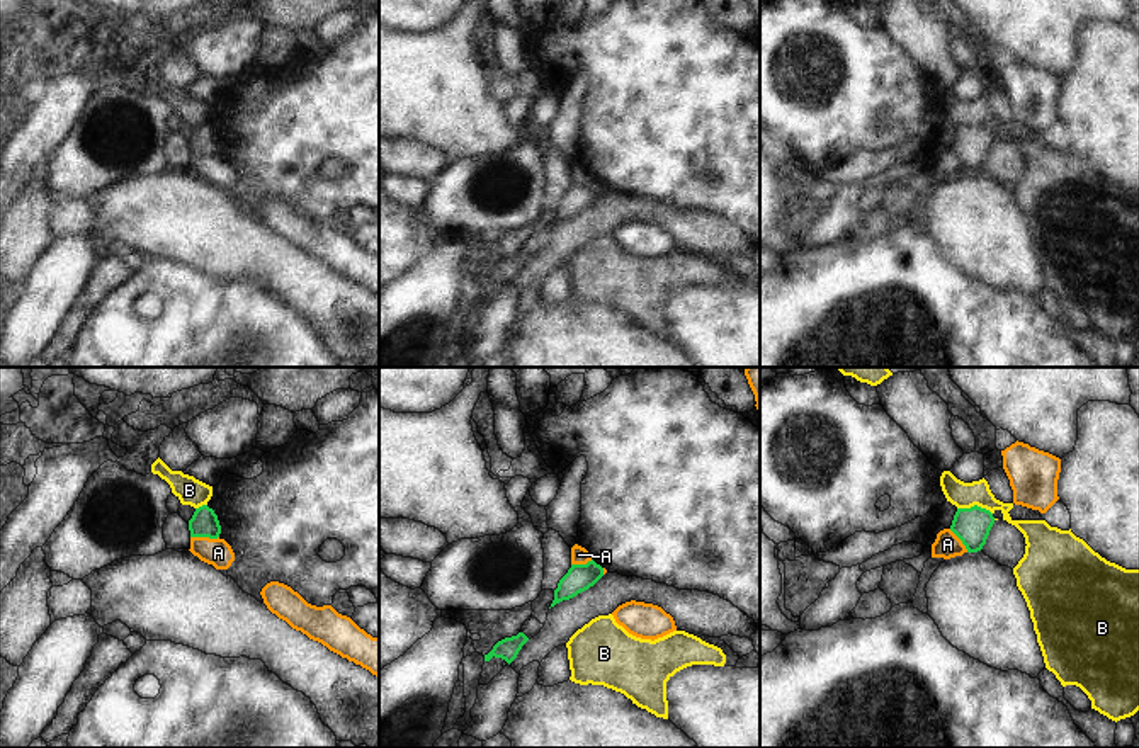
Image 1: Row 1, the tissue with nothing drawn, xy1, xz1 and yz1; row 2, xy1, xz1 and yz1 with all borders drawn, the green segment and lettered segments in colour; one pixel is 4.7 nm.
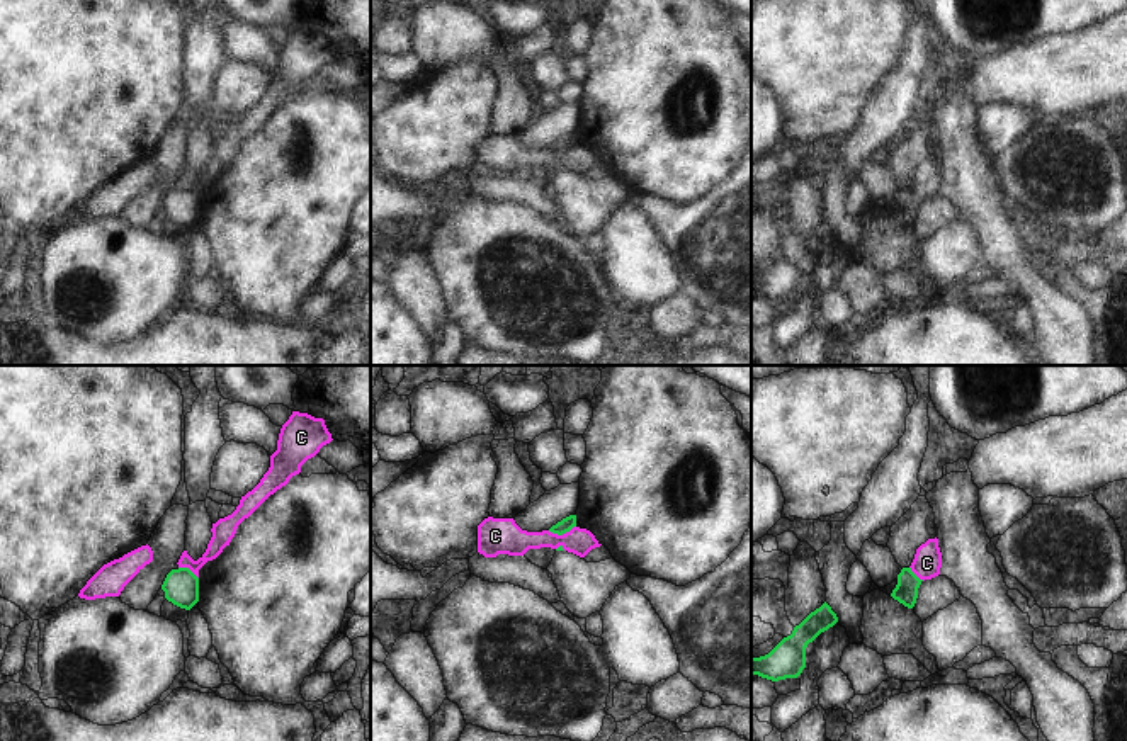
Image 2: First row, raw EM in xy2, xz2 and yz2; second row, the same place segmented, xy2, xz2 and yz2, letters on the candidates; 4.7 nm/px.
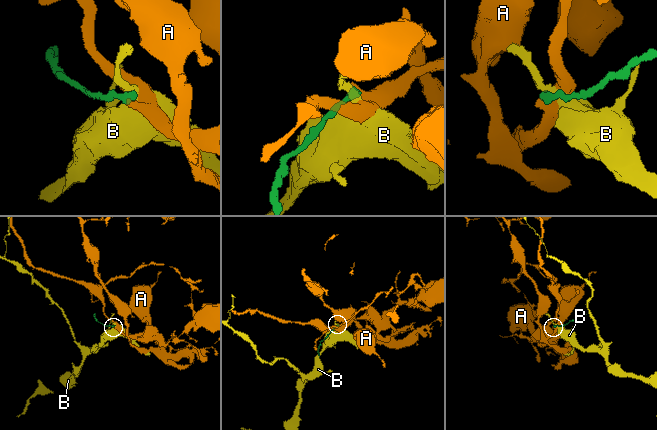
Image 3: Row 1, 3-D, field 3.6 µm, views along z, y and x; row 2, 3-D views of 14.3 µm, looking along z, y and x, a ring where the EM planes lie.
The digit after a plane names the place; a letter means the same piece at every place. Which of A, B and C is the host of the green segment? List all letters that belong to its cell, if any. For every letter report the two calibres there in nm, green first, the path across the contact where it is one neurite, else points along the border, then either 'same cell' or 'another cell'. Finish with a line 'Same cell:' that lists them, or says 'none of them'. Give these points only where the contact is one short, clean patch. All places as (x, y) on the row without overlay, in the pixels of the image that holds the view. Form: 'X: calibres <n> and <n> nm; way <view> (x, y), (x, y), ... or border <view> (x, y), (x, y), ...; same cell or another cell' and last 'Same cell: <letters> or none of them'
A: calibres 130 and 130 nm; border xy1 (191, 155), (218, 157); another cell
B: calibres 170 and 130 nm; border yz1 (957, 126), (980, 124), (991, 133); another cell
C: calibres 70 and 150 nm; border xz2 (575, 145), (561, 153), (548, 150); another cell
Same cell: none of them

